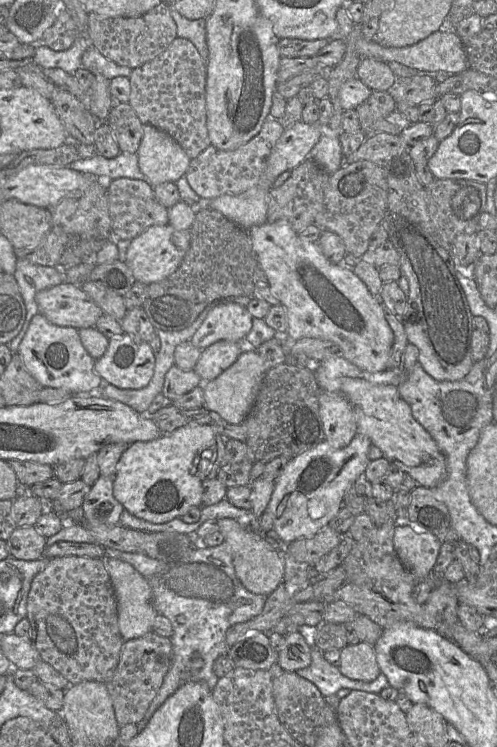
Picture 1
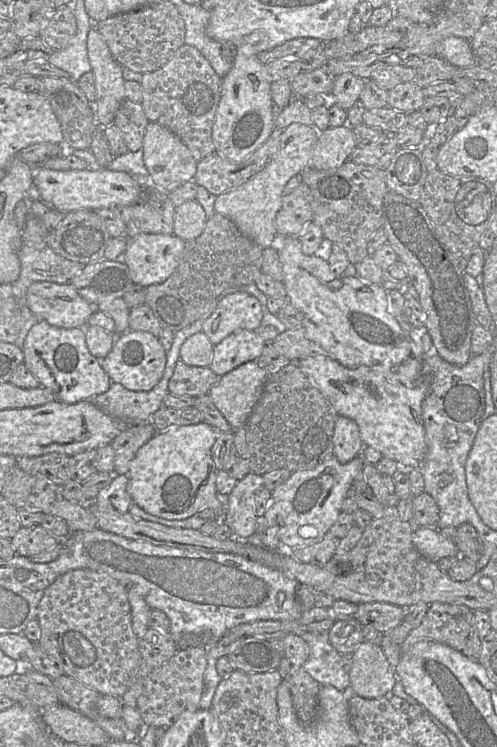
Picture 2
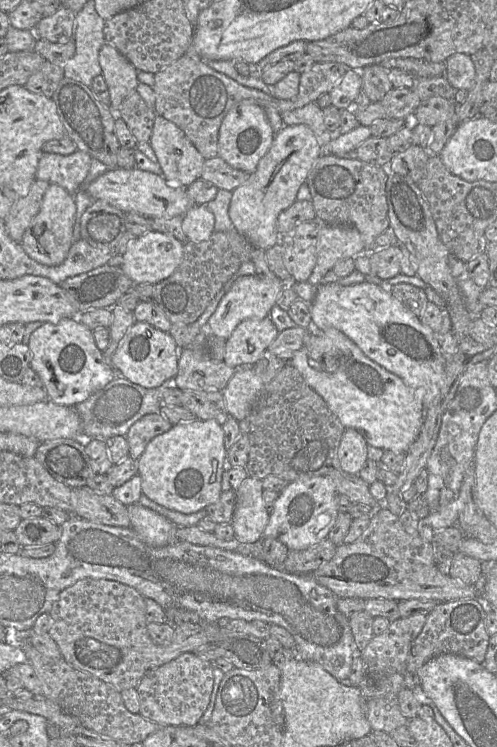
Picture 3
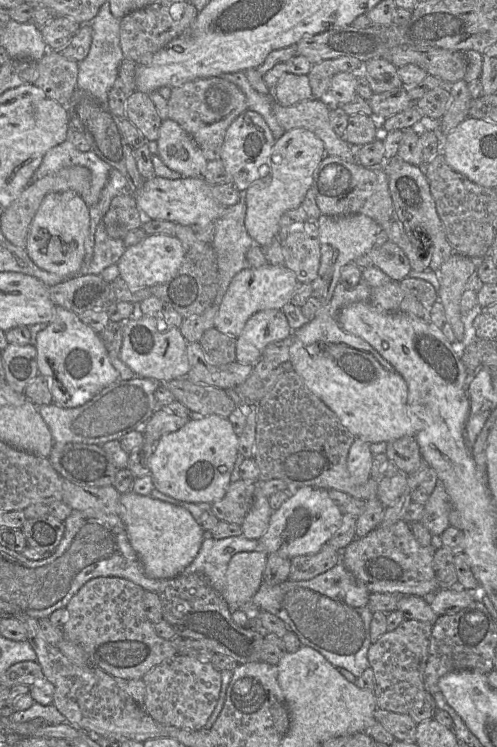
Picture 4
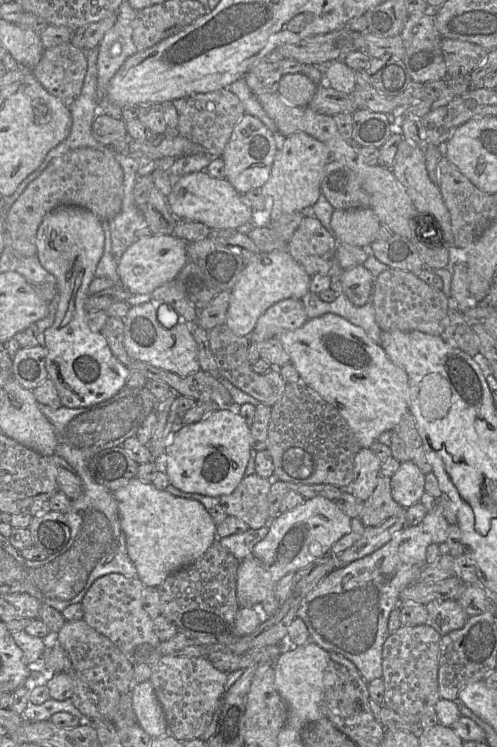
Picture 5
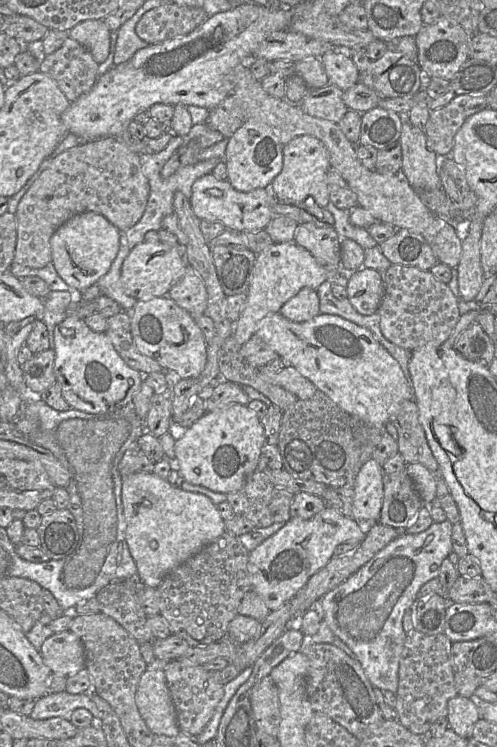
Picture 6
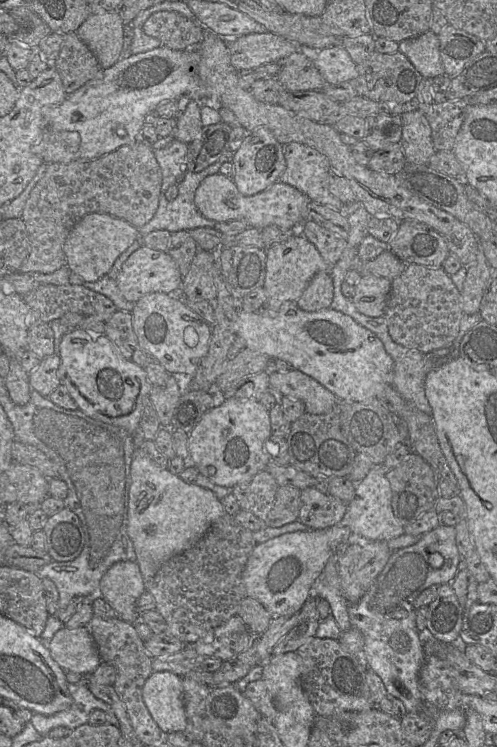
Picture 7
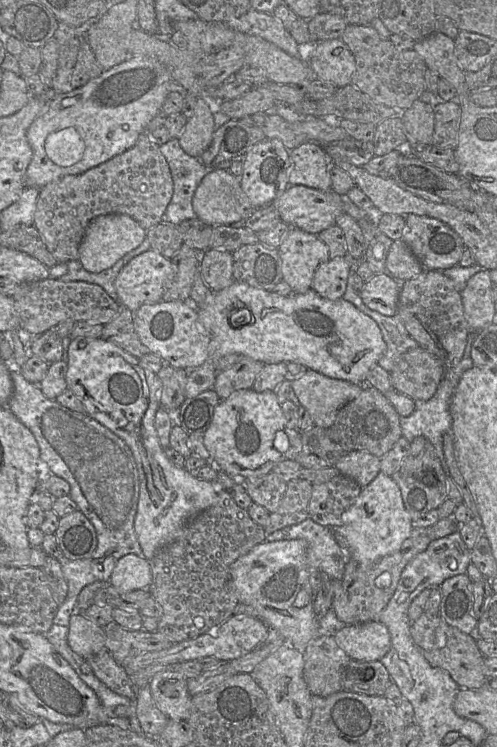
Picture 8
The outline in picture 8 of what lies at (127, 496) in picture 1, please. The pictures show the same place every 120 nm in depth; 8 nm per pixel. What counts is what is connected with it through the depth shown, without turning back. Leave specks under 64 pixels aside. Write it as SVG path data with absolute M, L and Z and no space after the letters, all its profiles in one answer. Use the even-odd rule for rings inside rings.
M243 389L232 393L215 407L209 427L203 434L203 443L210 454L212 464L227 475L244 478L259 477L270 473L275 465L283 461L284 455L274 446L278 431L284 431L285 417L275 391L256 392Z

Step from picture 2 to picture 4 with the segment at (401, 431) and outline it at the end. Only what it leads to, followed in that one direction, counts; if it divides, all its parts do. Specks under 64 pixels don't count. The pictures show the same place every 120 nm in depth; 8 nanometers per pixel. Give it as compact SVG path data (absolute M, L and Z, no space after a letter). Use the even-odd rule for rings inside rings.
M329 305L322 307L314 320L293 331L292 336L290 360L293 370L356 438L371 444L414 435L414 427L409 417L408 386L405 379L365 340L343 330L337 317L330 314Z

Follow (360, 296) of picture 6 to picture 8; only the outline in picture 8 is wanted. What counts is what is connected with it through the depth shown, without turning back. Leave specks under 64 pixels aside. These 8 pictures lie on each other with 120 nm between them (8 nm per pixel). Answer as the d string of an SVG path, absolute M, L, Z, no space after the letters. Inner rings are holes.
M378 273L366 282L360 296L370 309L391 317L397 313L400 287L392 276Z

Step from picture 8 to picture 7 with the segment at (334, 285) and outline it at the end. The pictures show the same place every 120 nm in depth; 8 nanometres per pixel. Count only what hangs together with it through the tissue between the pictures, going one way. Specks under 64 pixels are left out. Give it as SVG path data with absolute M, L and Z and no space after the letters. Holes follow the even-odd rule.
M330 270L317 273L296 301L298 307L307 312L318 312L330 308L334 296Z

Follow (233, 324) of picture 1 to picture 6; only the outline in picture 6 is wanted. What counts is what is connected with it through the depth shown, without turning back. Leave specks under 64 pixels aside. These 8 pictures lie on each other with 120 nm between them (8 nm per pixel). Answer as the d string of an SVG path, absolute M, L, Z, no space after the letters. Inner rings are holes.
M294 241L287 242L287 243L274 243L271 246L269 246L267 249L265 249L264 251L260 252L259 254L257 254L255 265L254 265L254 270L253 270L253 276L252 276L251 284L250 284L250 287L249 287L249 289L247 291L247 301L246 301L245 307L242 310L242 312L241 312L239 318L236 320L236 322L233 322L234 323L234 333L233 333L233 336L235 337L236 341L240 345L244 345L251 338L251 336L255 333L256 327L257 327L258 323L263 318L265 318L268 315L272 315L272 314L274 314L276 312L279 312L279 310L284 305L284 303L287 302L292 297L294 297L295 295L297 295L302 289L304 289L304 288L311 288L311 289L316 290L318 288L318 286L320 286L323 282L327 281L330 273L337 273L337 272L329 272L325 268L320 266L317 263L317 261L315 260L315 258L313 257L313 255L308 250L306 250L305 248L299 246Z

